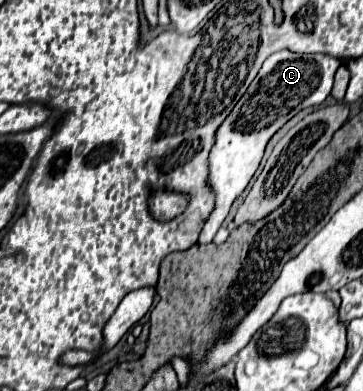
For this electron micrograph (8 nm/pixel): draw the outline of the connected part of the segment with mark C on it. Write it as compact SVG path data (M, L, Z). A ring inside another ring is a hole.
M288 49L272 53L256 79L250 83L248 91L242 95L244 111L230 111L230 115L222 121L216 131L214 145L208 155L208 187L216 197L216 205L206 219L198 243L210 243L226 219L234 199L246 189L254 171L260 165L262 153L270 137L300 109L310 105L320 105L330 95L334 73L338 69L338 61L330 55L300 55Z

